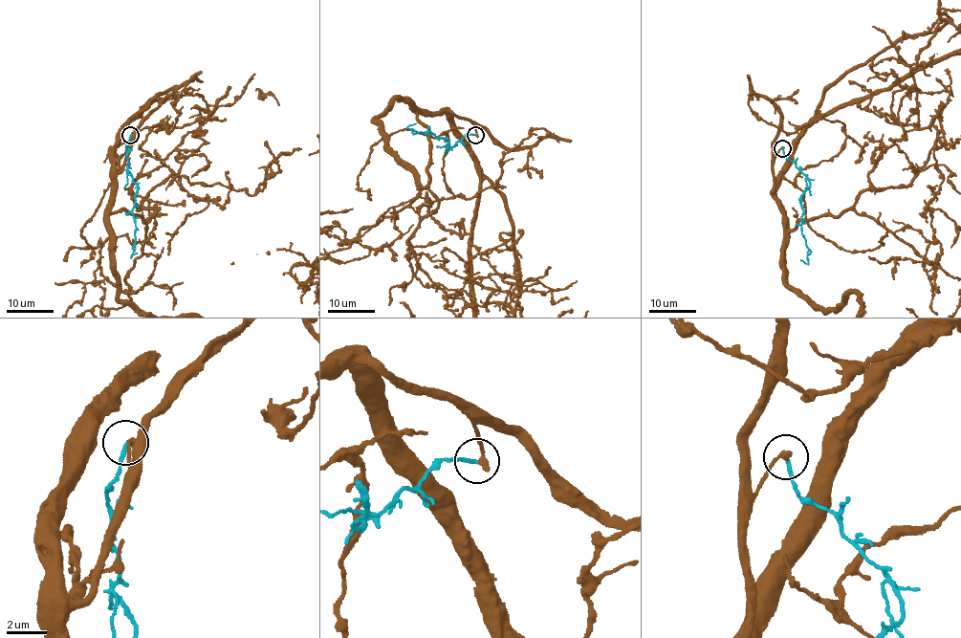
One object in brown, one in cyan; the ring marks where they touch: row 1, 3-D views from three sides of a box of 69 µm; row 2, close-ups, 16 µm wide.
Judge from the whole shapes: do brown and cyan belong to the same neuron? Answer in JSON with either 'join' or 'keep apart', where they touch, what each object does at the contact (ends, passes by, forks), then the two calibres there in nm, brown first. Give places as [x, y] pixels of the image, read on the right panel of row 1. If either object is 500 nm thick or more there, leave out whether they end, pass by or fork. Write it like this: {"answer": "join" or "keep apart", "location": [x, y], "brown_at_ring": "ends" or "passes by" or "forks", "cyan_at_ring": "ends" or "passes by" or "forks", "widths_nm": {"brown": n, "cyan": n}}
{"answer": "keep apart", "location": [782, 148], "brown_at_ring": "ends", "cyan_at_ring": "ends", "widths_nm": {"brown": 280, "cyan": 180}}

